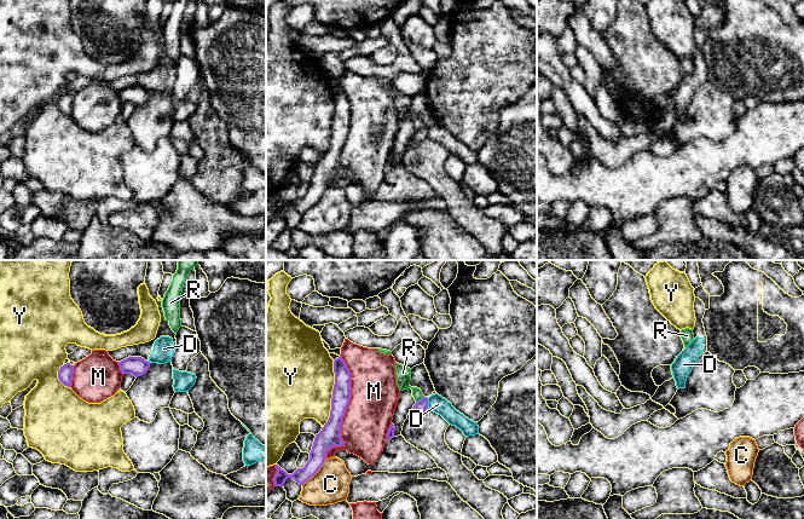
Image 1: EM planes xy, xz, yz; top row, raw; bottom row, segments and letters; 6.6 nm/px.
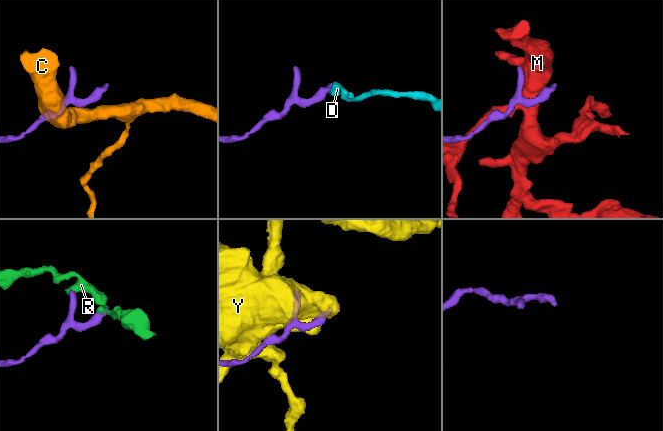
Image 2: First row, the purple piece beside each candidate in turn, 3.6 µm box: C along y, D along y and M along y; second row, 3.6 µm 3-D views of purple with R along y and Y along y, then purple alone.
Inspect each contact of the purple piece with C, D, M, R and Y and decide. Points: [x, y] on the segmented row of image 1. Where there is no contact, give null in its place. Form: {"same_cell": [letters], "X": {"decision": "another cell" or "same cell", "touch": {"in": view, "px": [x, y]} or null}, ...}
{"same_cell": [], "C": {"decision": "another cell", "touch": {"in": "xz", "px": [316, 472]}}, "D": {"decision": "another cell", "touch": {"in": "xz", "px": [427, 403]}}, "M": {"decision": "another cell", "touch": {"in": "xz", "px": [345, 410]}}, "R": {"decision": "another cell", "touch": {"in": "xz", "px": [421, 399]}}, "Y": {"decision": "another cell", "touch": {"in": "xz", "px": [333, 394]}}}

